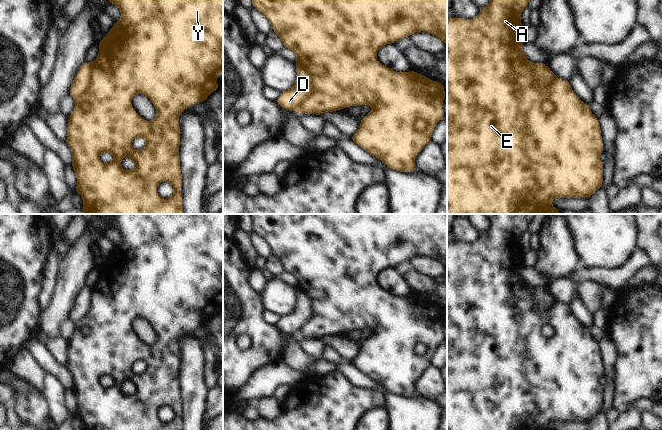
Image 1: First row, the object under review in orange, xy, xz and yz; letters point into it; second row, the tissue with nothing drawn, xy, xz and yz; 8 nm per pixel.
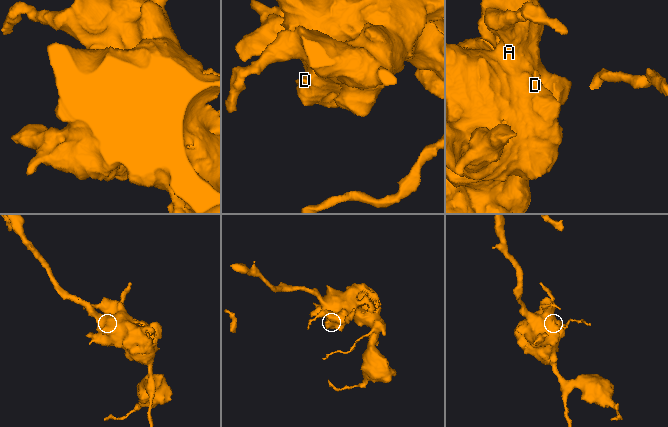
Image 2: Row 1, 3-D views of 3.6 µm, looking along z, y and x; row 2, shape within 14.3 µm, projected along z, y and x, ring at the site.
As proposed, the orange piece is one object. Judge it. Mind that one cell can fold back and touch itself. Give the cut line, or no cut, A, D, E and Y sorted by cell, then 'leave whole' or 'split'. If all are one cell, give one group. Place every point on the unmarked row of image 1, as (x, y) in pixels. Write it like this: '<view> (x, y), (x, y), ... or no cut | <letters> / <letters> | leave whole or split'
xz (297, 288), (302, 290), (310, 301), (310, 316), (296, 335) | A E Y / D | split

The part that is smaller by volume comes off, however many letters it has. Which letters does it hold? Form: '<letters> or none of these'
D

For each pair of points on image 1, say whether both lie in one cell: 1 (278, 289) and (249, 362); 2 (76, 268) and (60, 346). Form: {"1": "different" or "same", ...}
{"1": "different", "2": "different"}

